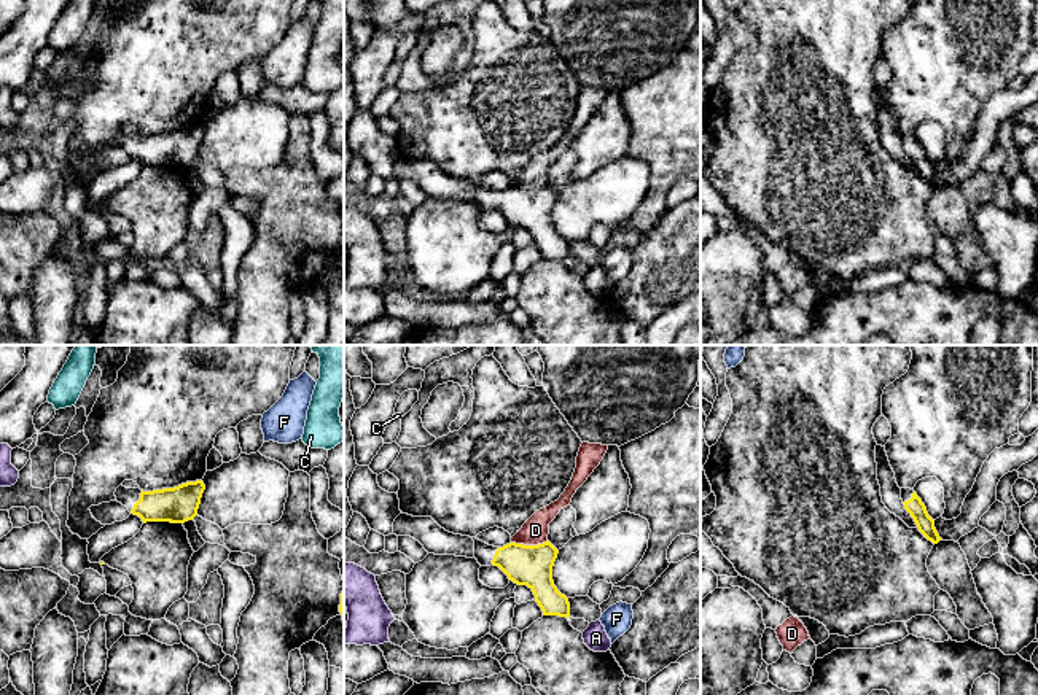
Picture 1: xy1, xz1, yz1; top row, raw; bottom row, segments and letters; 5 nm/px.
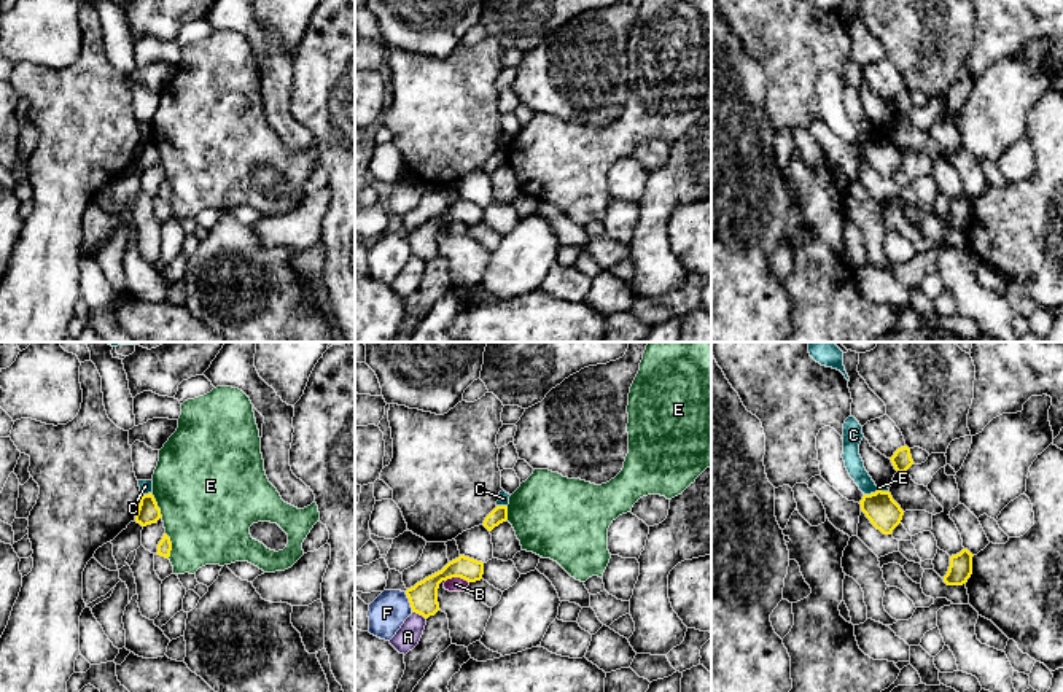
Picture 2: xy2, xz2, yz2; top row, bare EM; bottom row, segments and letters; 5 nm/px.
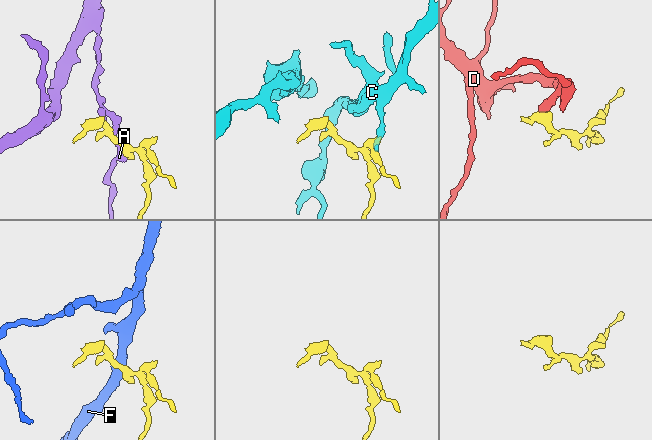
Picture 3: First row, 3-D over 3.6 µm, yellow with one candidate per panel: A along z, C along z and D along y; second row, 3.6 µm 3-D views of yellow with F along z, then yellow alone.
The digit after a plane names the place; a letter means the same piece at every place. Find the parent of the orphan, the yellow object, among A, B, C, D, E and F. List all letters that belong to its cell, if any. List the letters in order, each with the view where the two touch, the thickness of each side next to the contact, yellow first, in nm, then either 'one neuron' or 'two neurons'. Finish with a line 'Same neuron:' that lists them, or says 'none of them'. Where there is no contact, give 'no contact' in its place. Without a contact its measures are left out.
A: meets yellow in xz2; 140 nm thick on the yellow side, 120 nm on the other; two neurons
B: meets yellow in xz2; 140 nm thick on the yellow side, 80 nm on the other; two neurons
C: meets yellow in yz2; 170 nm thick on the yellow side, 90 nm on the other; two neurons
D: meets yellow in xz1; 200 nm thick on the yellow side, 140 nm on the other; two neurons
E: meets yellow in xy2; 70 nm thick on the yellow side, 460 nm on the other; two neurons
F: meets yellow in xz2; 140 nm thick on the yellow side, 190 nm on the other; two neurons
Same neuron: none of them

